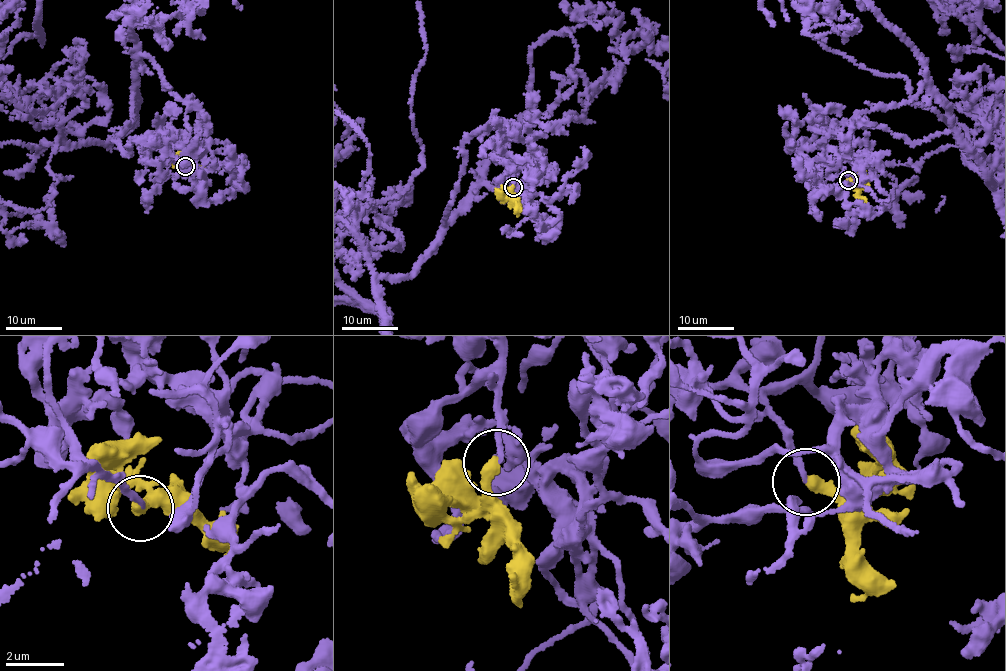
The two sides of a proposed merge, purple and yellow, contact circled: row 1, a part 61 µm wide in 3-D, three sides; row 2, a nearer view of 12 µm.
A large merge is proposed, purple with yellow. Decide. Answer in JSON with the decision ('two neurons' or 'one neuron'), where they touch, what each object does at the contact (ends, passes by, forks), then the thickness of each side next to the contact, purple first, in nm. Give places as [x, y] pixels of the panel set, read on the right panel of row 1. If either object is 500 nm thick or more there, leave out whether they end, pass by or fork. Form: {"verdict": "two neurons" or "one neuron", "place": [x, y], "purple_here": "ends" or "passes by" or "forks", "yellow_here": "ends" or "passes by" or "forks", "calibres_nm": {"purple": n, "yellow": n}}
{"verdict": "one neuron", "place": [848, 180], "purple_here": "ends", "yellow_here": "ends", "calibres_nm": {"purple": 170, "yellow": 420}}

